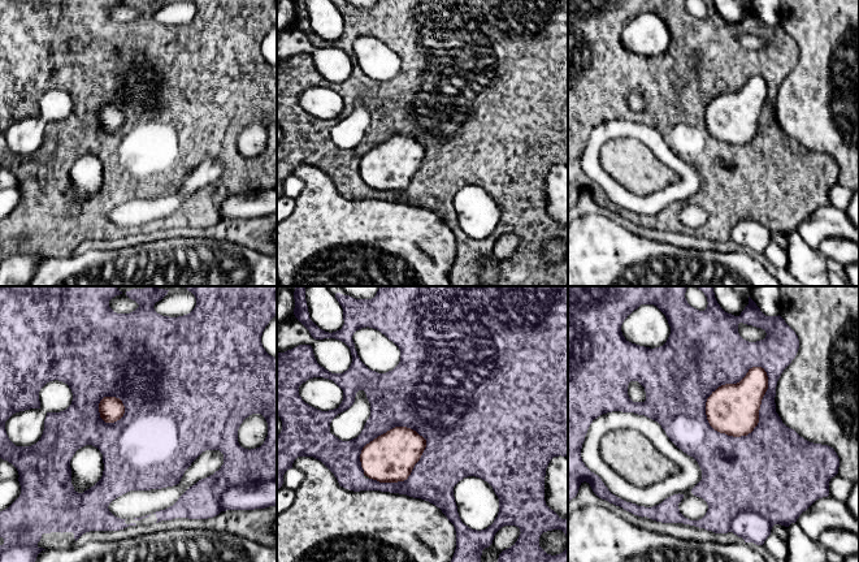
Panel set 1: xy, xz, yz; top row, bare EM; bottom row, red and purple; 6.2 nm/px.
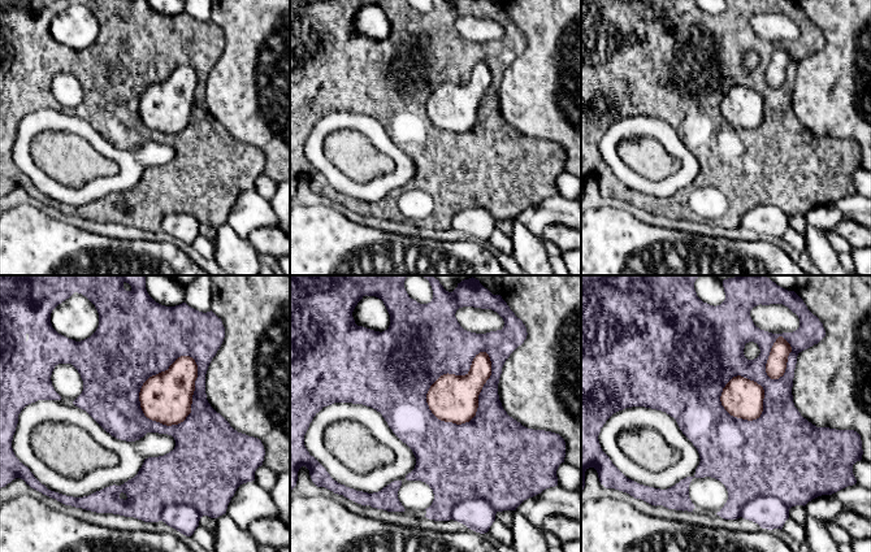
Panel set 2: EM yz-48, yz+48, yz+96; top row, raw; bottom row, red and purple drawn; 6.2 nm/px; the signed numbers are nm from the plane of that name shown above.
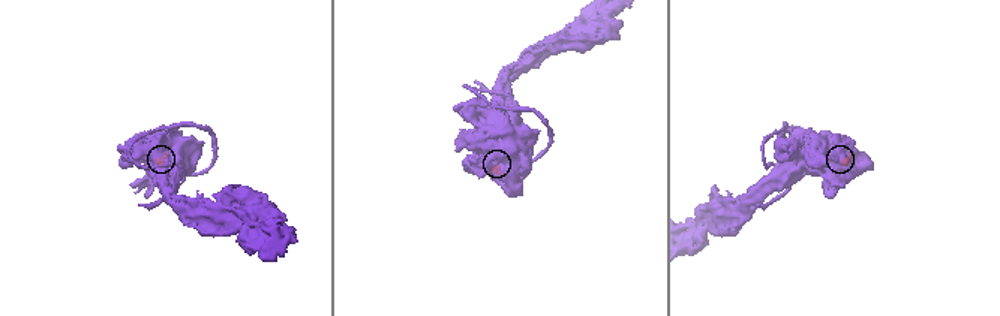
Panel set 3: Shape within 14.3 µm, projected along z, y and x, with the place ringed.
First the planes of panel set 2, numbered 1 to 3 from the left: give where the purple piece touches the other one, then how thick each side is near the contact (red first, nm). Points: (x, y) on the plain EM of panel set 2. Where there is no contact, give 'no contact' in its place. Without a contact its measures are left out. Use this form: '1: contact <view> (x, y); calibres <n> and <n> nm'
1: contact yz-48 (150, 86); calibres 320 and 500 nm
2: contact yz+48 (477, 111); calibres 300 and 360 nm
3: contact yz+96 (762, 98); calibres 240 and 280 nm

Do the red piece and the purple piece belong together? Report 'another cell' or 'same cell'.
another cell

